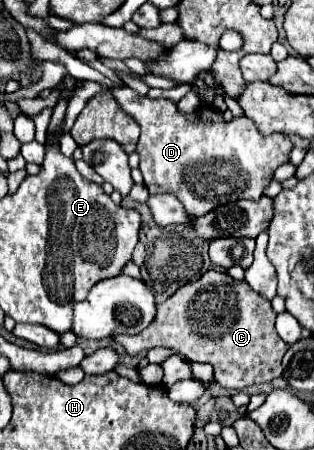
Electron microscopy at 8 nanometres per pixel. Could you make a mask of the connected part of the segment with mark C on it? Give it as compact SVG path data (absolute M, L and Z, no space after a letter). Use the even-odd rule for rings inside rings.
M207 271L201 279L183 285L159 305L155 321L139 335L115 335L129 355L141 349L177 349L197 363L209 363L221 387L243 389L255 383L269 383L281 377L281 359L287 343L275 331L275 311L271 301L259 297L245 281L235 281L223 271Z

